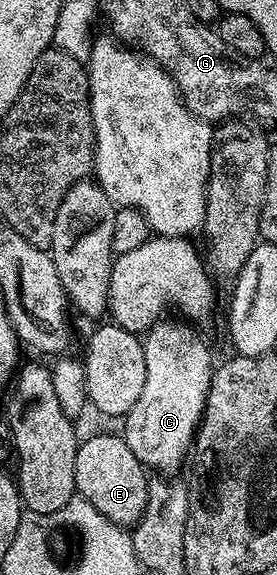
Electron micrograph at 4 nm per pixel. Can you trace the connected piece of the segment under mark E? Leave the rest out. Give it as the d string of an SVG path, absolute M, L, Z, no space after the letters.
M123 434L92 435L76 448L74 481L77 492L120 527L131 529L142 517L148 500L149 478L144 464L130 453L130 445L126 445Z

